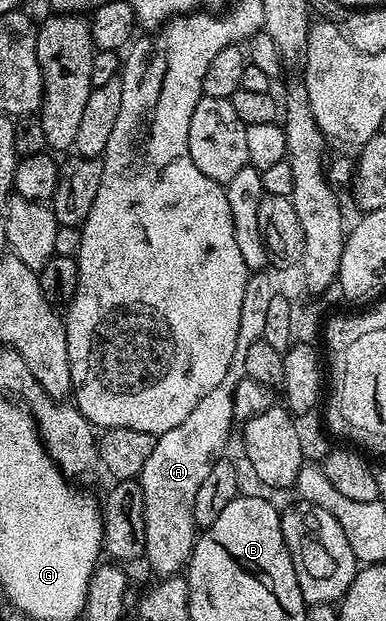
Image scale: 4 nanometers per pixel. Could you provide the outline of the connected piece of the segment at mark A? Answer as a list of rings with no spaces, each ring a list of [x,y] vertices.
[[[252,272],[243,293],[239,333],[236,335],[235,352],[227,376],[207,396],[200,399],[191,413],[173,429],[158,436],[152,459],[141,470],[139,482],[144,489],[145,501],[145,554],[150,572],[158,578],[172,578],[188,564],[196,543],[197,526],[194,521],[195,498],[199,488],[220,455],[231,431],[234,420],[234,393],[247,377],[247,349],[264,336],[268,306],[275,295],[268,272]]]

